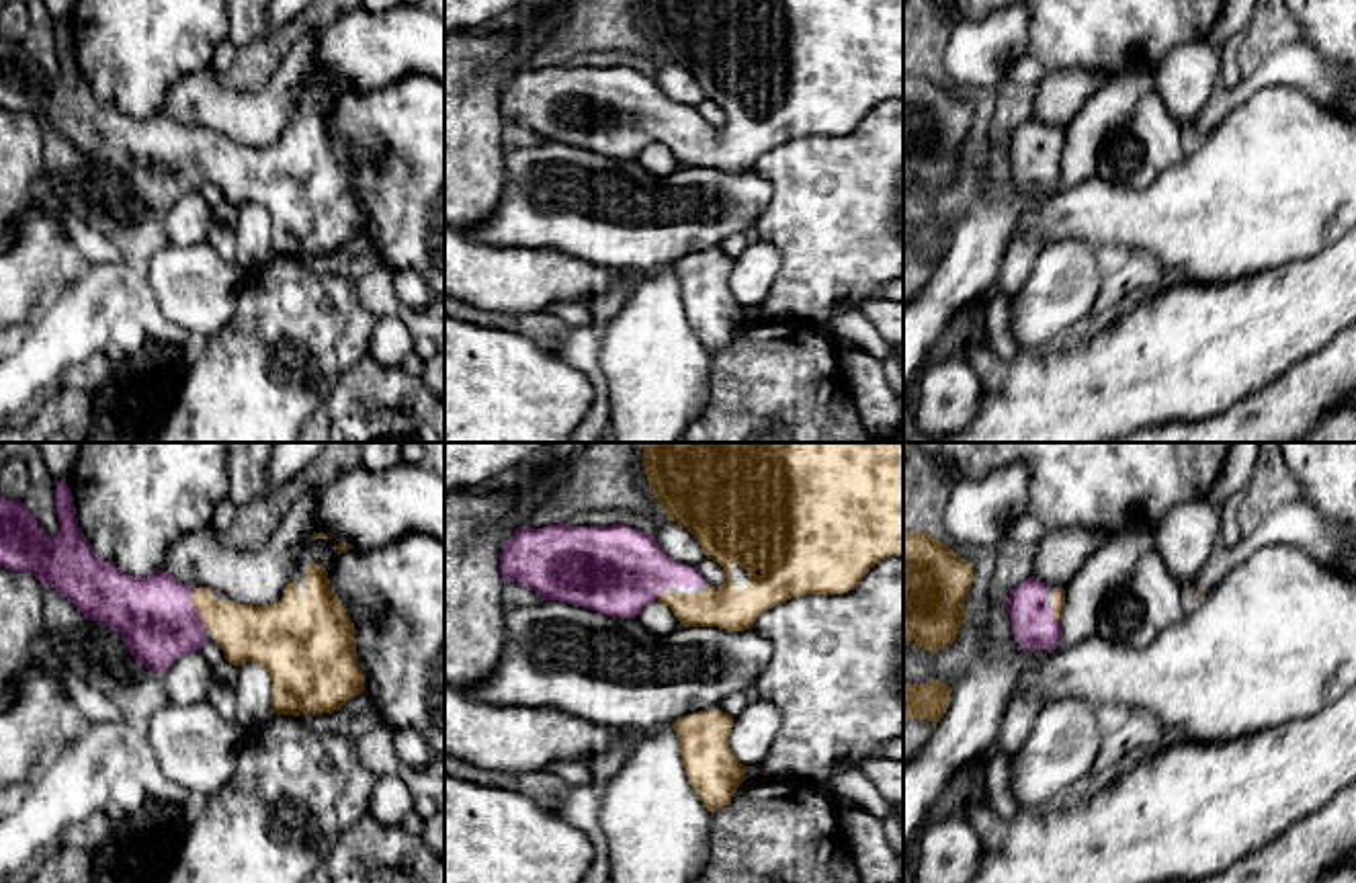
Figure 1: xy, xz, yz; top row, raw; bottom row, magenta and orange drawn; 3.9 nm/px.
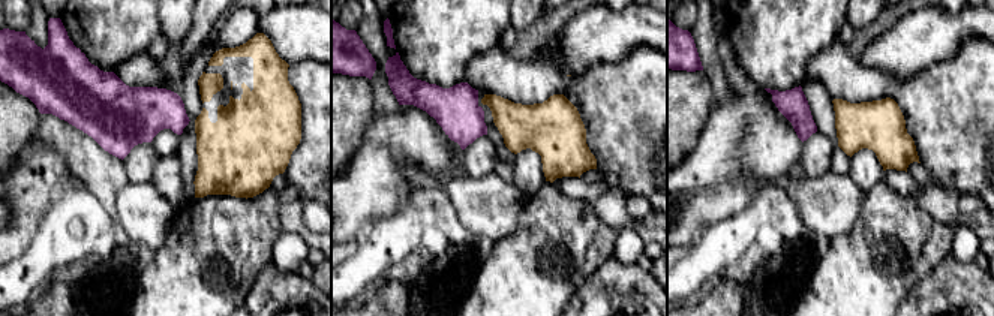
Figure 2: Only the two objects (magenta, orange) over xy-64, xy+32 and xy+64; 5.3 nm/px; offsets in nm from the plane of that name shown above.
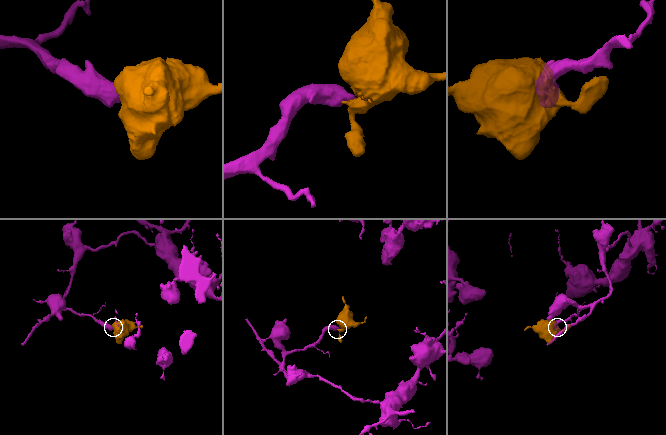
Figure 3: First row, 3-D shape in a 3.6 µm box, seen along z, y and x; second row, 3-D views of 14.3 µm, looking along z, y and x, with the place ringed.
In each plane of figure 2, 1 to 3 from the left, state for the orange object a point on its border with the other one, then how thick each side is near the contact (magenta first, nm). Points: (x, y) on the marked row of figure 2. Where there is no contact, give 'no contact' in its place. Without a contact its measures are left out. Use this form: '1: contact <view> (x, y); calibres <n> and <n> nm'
1: no contact
2: no contact
3: no contact

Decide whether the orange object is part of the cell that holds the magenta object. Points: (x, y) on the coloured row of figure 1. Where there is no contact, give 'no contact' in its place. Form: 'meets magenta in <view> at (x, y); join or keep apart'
meets magenta in xy at (195, 607); join

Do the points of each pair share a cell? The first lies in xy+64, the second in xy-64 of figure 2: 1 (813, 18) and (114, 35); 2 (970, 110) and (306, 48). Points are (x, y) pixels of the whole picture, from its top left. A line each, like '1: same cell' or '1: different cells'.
1: same cell
2: different cells

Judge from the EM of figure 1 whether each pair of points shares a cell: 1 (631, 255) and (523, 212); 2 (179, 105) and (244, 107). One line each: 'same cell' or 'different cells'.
1: same cell
2: same cell

